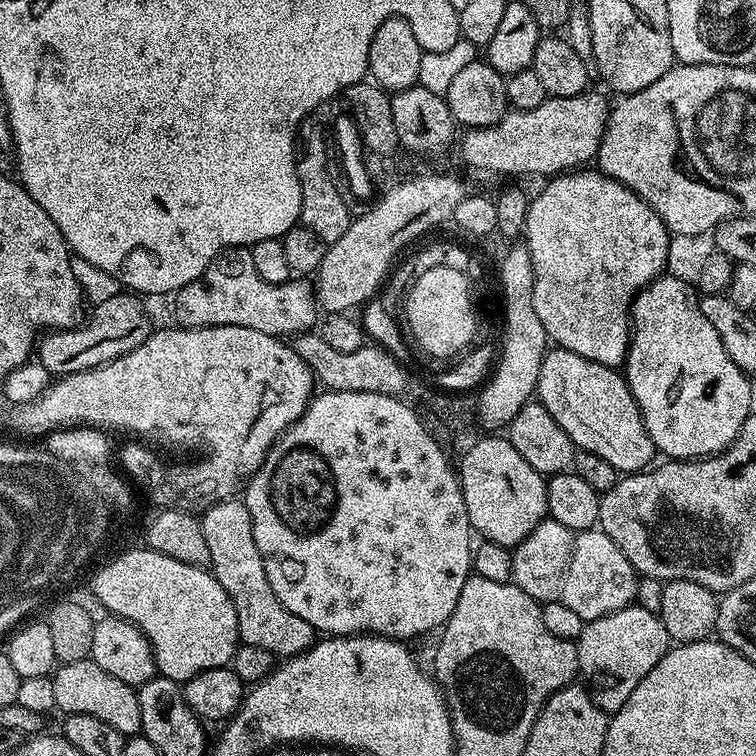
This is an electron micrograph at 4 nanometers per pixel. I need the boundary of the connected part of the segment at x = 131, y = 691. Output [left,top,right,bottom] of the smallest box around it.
[53,658,142,736]

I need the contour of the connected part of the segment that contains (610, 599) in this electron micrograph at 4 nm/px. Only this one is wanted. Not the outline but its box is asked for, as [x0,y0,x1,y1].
[512,518,638,622]

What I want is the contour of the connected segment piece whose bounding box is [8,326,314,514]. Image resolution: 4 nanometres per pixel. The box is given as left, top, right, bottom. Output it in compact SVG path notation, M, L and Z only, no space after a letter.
M171 326L172 328L157 327L151 336L142 342L134 350L114 358L110 363L102 366L94 366L90 370L81 372L69 372L67 376L61 376L55 382L49 384L48 389L34 402L17 404L11 409L8 416L8 424L13 433L20 434L23 428L28 428L24 434L28 438L43 437L40 428L45 428L47 433L63 428L98 428L111 430L121 428L124 432L137 432L137 437L146 438L153 432L156 436L165 436L172 444L185 444L188 448L200 447L204 453L197 460L180 460L177 464L166 462L164 472L156 468L156 497L151 500L157 509L173 508L179 512L203 514L210 506L214 506L223 500L239 497L245 491L246 485L252 475L262 466L266 454L272 448L272 444L290 427L298 417L308 409L308 402L314 395L314 377L312 368L298 355L291 343L285 342L281 337L262 334L262 330L246 330L246 326L214 326L213 328L185 328L183 326Z

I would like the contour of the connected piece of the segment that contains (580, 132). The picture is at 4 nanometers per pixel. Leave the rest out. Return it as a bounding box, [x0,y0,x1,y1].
[458,91,610,178]

